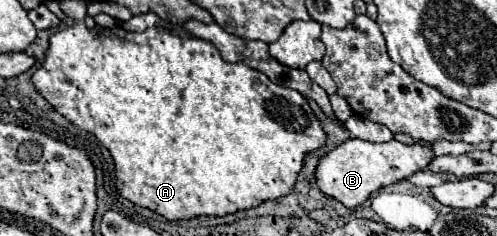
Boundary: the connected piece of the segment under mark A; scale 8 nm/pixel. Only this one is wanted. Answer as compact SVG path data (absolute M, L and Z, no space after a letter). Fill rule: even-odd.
M74 19L74 25L50 35L46 59L44 59L42 67L34 71L32 83L34 83L36 91L60 115L64 115L76 127L92 133L110 151L110 155L114 159L114 167L116 167L118 193L140 207L148 207L154 213L160 213L166 219L190 219L190 217L198 217L198 215L224 217L228 213L256 207L262 201L284 197L294 187L296 175L300 173L302 163L304 163L304 155L326 143L324 129L320 127L318 119L314 117L306 97L302 97L298 91L272 83L264 73L250 69L244 63L226 63L220 57L218 49L204 39L196 39L196 37L182 37L180 39L178 35L172 35L170 31L166 31L162 27L152 27L152 29L146 29L144 33L132 33L132 31L122 29L122 27L86 29L84 19Z

